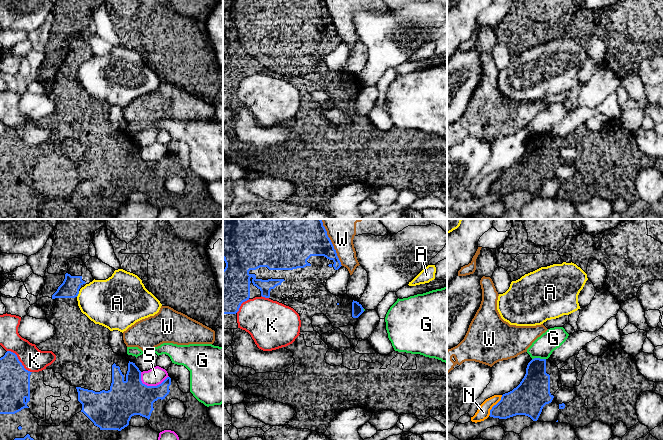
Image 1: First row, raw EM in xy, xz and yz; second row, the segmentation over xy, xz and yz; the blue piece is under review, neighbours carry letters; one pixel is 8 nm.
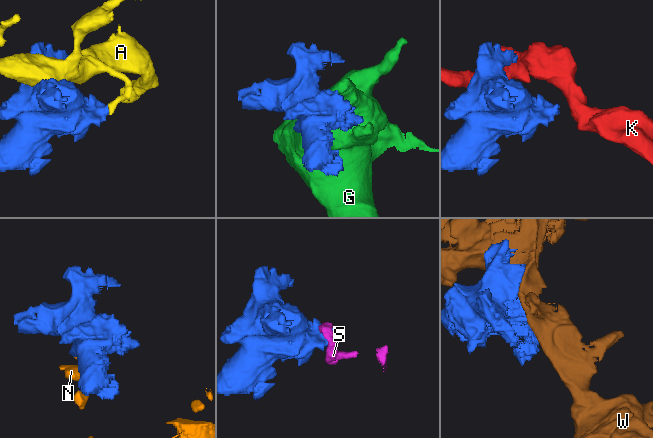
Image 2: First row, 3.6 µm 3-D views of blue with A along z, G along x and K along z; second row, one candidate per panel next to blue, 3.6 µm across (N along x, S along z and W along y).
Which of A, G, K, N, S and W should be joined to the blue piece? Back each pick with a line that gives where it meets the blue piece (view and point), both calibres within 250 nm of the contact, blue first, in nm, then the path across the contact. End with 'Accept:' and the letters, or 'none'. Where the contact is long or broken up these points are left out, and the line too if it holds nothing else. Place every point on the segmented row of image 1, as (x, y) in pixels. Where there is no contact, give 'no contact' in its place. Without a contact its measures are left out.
Accept: none

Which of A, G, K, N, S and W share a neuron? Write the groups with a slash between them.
A / G / K / N / S / W

